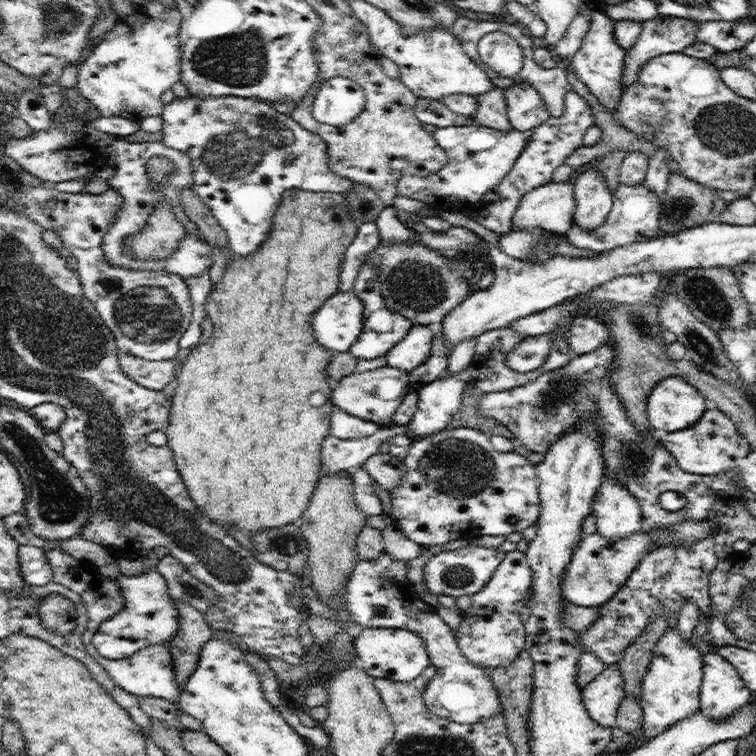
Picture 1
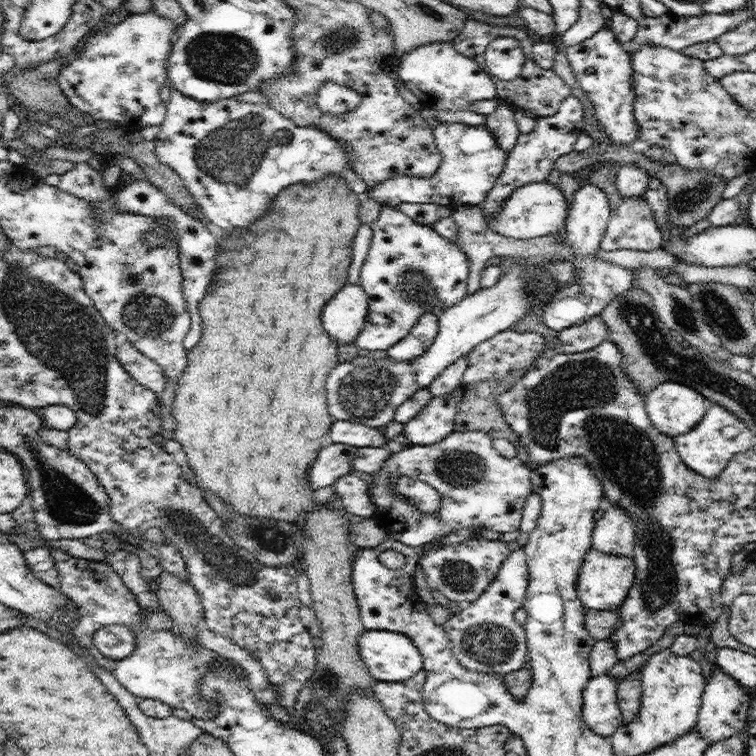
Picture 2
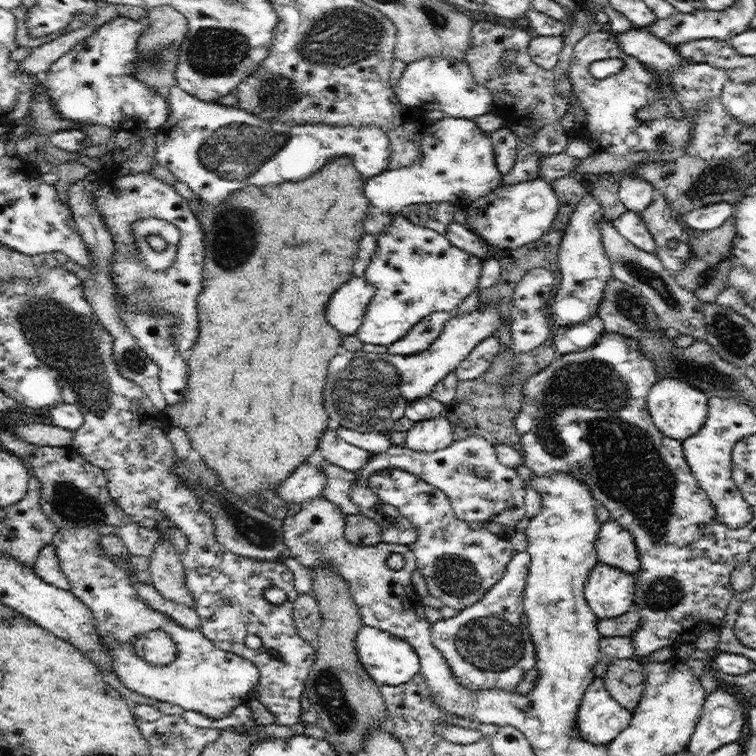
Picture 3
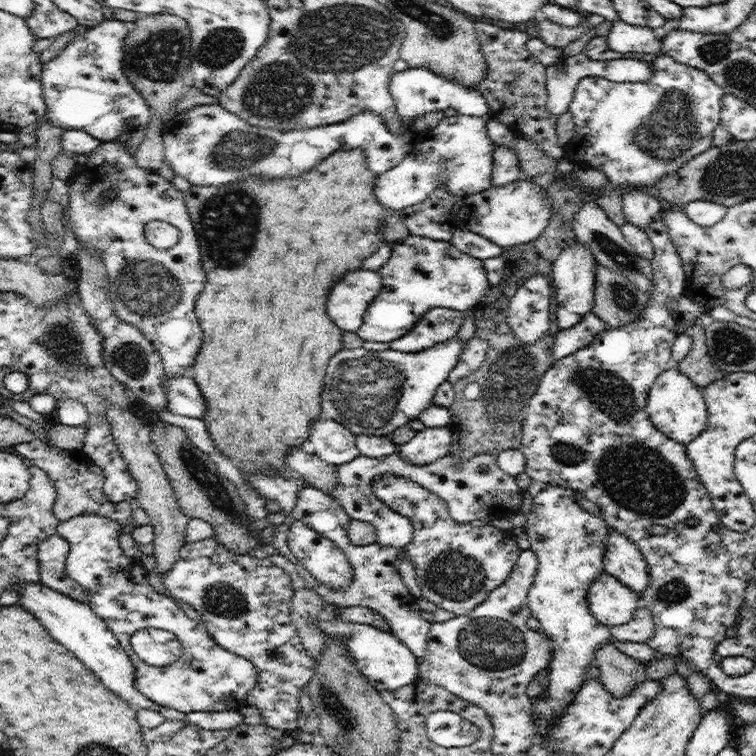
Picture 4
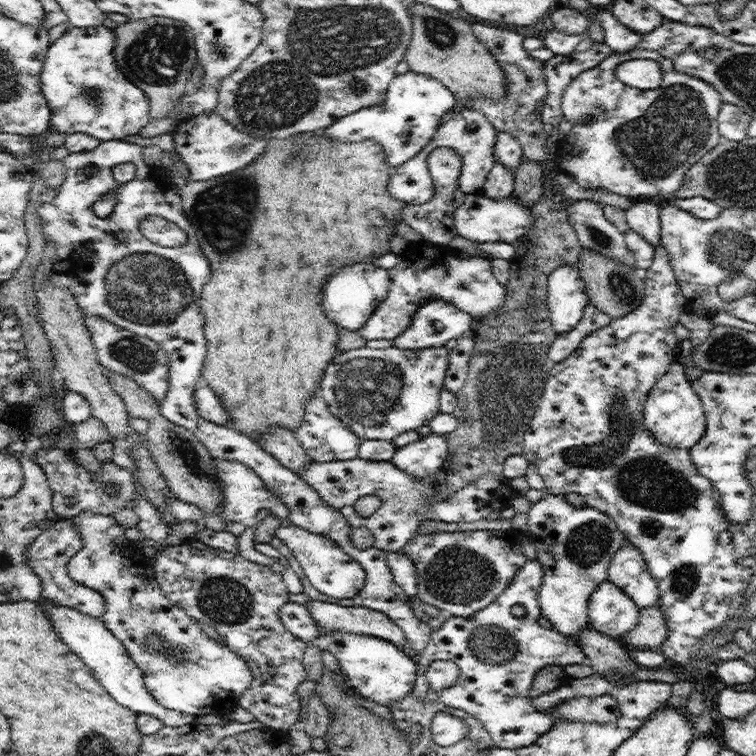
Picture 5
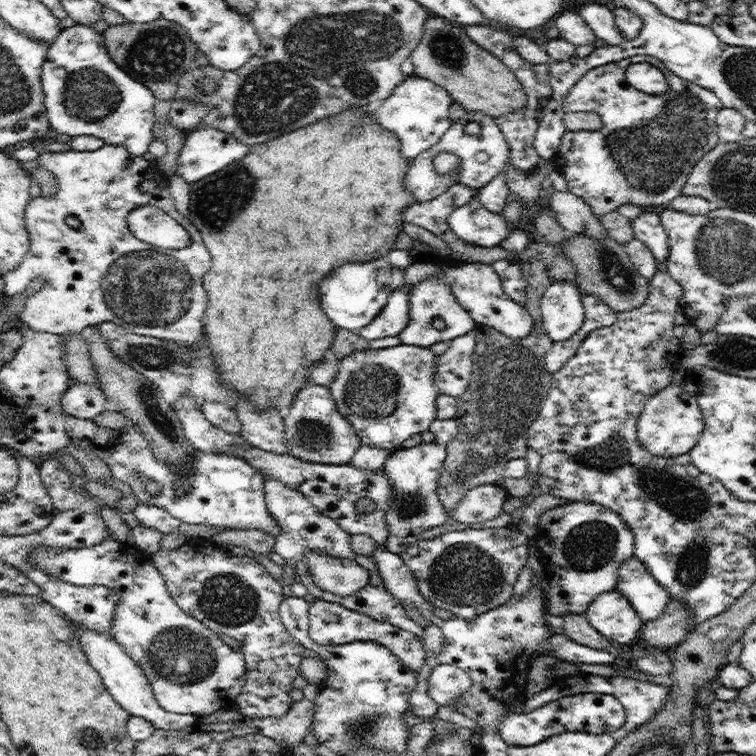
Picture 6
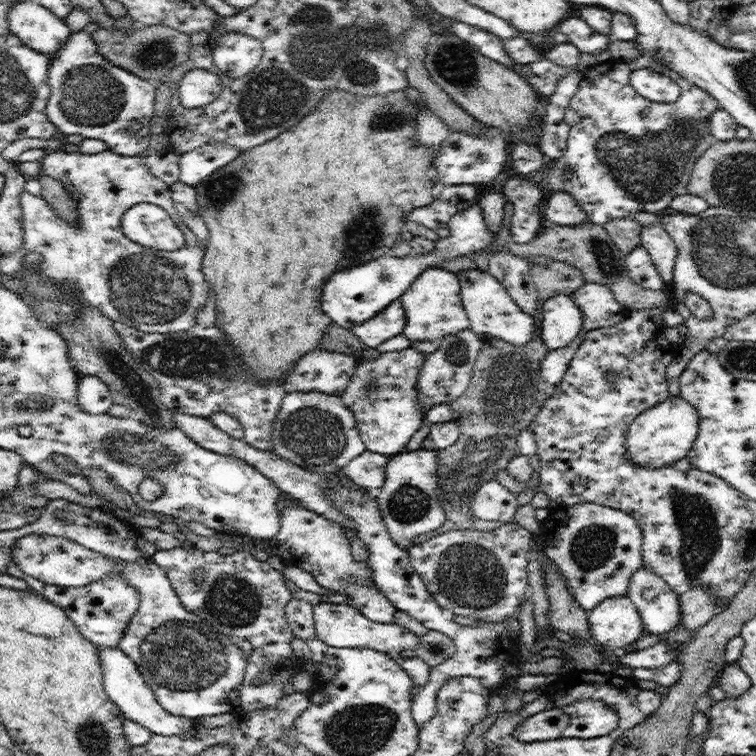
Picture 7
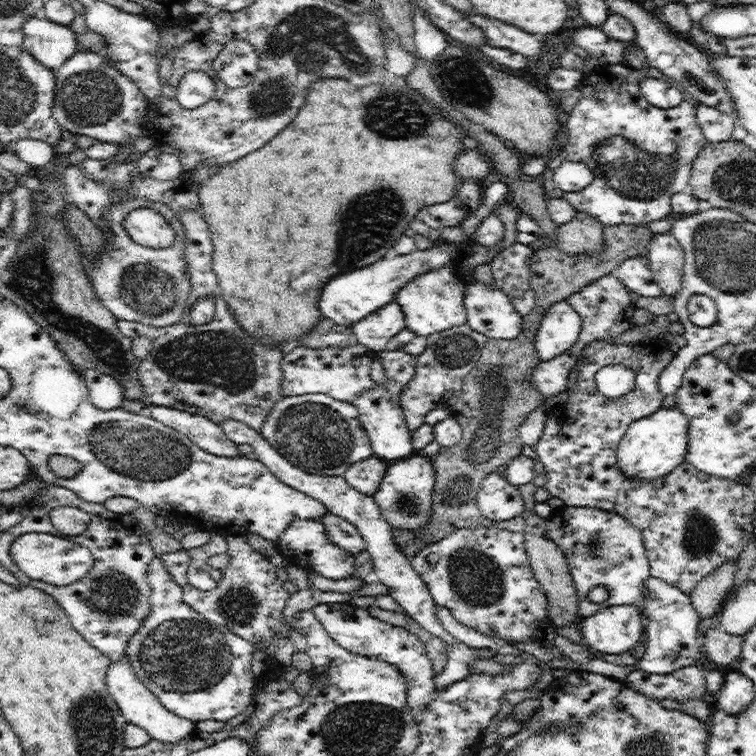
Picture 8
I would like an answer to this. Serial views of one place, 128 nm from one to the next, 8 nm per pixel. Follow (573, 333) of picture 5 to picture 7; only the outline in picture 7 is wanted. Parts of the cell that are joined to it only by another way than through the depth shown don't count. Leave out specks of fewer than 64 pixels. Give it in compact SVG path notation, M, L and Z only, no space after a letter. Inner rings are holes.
M584 283L580 288L576 289L572 297L574 302L579 306L582 311L583 325L582 330L577 334L577 337L564 348L558 350L549 351L546 353L544 360L541 364L541 375L542 378L553 388L555 385L560 384L562 378L568 370L572 357L576 354L578 347L582 344L585 339L586 333L590 330L597 328L604 328L609 326L616 326L619 322L622 322L630 313L631 310L625 306L622 306L616 297L612 294L611 288L608 285L598 283Z

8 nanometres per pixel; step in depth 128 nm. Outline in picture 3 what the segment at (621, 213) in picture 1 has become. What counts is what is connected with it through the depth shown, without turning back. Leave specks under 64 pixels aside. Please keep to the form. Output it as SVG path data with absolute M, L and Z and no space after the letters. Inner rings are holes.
M627 210L622 216L615 218L611 222L627 241L630 241L640 250L655 254L657 250L655 240L646 228L643 217L640 214Z

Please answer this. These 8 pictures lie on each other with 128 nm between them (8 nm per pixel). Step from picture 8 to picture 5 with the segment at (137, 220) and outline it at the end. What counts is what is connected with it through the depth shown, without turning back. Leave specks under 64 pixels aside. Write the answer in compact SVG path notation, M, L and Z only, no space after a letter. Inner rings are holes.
M148 215L142 218L139 231L150 242L165 247L184 246L188 240L185 230L166 217L158 215Z

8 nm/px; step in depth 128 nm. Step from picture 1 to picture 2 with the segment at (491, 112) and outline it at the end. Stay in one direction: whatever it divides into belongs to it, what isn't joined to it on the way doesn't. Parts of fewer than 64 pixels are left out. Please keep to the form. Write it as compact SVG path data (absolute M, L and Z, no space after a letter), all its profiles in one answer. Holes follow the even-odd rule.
M497 98L496 110L486 117L485 126L494 134L498 147L508 155L521 136L515 120L515 109L504 98Z

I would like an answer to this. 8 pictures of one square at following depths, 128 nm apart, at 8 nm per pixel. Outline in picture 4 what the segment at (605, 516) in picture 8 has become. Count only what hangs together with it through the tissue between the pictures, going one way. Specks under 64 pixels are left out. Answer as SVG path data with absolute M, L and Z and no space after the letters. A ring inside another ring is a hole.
M543 483L542 490L533 498L532 509L526 515L527 521L524 526L528 542L530 542L529 549L538 559L538 570L528 593L528 608L530 608L532 617L540 623L538 632L544 634L545 638L554 644L552 658L546 667L547 692L533 701L533 719L537 722L535 727L538 742L544 742L550 736L549 728L553 722L565 713L567 706L574 700L574 695L584 686L588 668L594 665L596 650L612 640L609 628L596 621L590 613L587 600L590 586L601 574L605 573L603 554L611 527L600 515L595 516L578 505L574 499L577 493L569 486Z

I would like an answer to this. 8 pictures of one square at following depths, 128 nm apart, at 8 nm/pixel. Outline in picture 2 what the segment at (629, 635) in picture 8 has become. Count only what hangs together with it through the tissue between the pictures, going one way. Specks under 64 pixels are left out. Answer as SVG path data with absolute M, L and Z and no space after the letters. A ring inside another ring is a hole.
M590 547L579 570L576 583L578 600L586 609L615 611L628 597L629 590L634 584L635 562L632 556L618 556L606 554Z

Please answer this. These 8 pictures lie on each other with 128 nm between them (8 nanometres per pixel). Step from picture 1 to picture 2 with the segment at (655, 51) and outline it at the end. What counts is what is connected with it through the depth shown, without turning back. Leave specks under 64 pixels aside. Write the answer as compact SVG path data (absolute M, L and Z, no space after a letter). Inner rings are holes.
M740 9L734 13L703 14L699 17L680 17L674 13L666 12L658 17L640 17L637 19L637 33L632 40L625 42L623 47L632 54L642 45L665 46L677 51L700 41L714 41L728 30L734 30L737 26L744 24L748 19L754 17L752 10Z

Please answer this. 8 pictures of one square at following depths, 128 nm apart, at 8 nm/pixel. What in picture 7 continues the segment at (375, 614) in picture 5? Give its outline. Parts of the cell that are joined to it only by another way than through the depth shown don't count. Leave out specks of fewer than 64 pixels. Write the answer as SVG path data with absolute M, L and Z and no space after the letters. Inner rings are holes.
M322 602L313 606L314 632L316 638L321 640L326 646L336 648L342 647L365 647L366 649L376 650L388 655L400 666L414 683L414 691L424 687L428 683L431 667L417 655L419 646L419 636L410 632L398 624L382 624L369 620L354 609L350 602L335 604Z

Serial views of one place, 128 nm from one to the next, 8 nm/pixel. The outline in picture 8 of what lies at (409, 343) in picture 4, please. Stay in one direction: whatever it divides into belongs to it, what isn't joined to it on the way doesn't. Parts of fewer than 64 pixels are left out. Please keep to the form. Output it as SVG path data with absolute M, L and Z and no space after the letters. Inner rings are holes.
M458 257L450 260L440 270L430 270L409 280L398 290L395 301L401 306L408 329L418 336L428 336L441 330L460 326L467 322L467 310L464 306L466 284L458 269Z

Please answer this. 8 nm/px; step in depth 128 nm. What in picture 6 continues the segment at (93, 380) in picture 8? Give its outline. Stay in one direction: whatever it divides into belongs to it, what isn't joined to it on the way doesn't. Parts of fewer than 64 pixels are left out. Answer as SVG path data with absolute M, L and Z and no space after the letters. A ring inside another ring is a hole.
M71 383L61 404L65 413L86 420L108 410L105 394L92 383Z

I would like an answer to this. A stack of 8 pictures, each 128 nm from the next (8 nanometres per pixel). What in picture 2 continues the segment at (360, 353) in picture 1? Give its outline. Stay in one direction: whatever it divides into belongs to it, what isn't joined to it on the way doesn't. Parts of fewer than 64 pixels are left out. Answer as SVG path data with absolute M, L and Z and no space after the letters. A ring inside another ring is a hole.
M383 205L378 220L371 224L373 237L368 257L364 262L358 284L366 291L369 314L384 314L386 324L366 321L355 343L361 349L386 350L400 342L427 312L427 308L403 293L406 271L420 271L435 288L435 294L443 308L458 304L467 295L467 280L470 278L470 262L463 250L445 239L432 227L420 224L406 216L398 207Z

